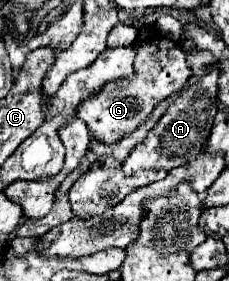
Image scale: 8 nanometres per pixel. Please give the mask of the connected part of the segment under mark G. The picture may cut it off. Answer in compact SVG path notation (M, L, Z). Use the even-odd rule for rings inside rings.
M161 37L139 47L135 57L135 73L137 75L133 81L107 83L99 95L89 97L77 107L77 117L85 121L89 133L107 145L117 145L125 137L129 137L139 125L149 119L151 111L159 101L167 99L173 93L181 93L183 85L191 77L187 53L177 41L169 37Z

